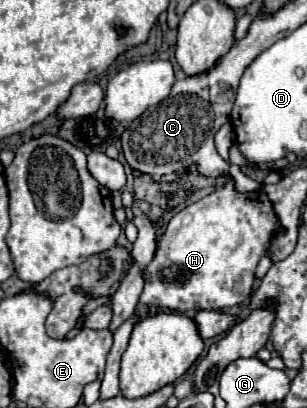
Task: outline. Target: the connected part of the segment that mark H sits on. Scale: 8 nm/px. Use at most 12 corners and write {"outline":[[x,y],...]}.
{"outline":[[228,181],[168,221],[140,303],[240,305],[278,219]]}

